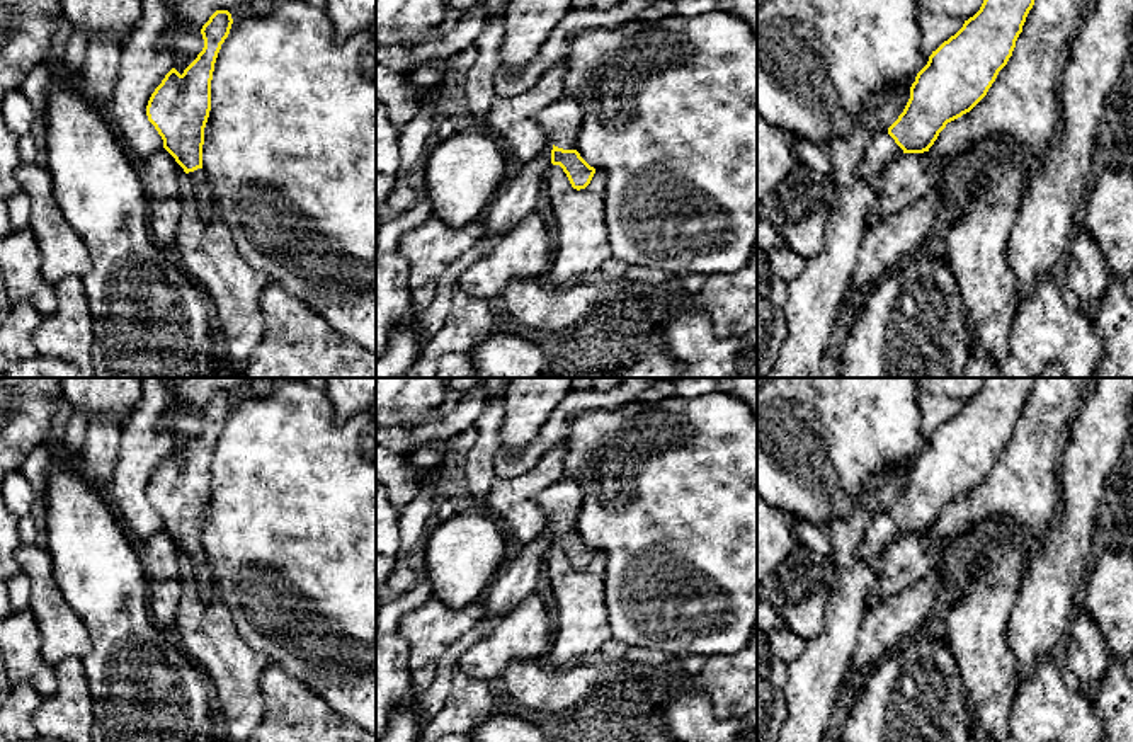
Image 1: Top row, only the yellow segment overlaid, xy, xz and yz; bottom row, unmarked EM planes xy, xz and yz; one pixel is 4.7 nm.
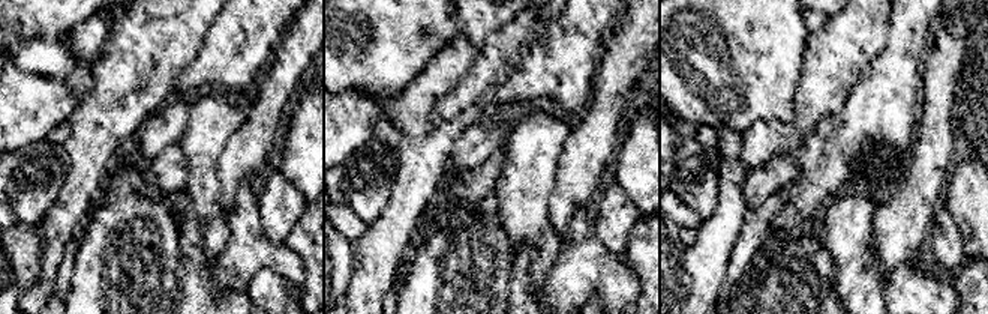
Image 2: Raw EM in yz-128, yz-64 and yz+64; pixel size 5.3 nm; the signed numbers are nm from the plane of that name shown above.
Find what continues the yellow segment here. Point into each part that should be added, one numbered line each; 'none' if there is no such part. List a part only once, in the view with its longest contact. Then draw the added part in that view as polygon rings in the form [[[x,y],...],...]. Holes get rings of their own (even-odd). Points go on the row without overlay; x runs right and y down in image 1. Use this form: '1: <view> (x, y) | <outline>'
1: xz (560, 501) | [[[561,475],[553,485],[539,494],[538,502],[544,511],[548,524],[575,531],[575,521],[584,500],[584,488],[578,477]]]

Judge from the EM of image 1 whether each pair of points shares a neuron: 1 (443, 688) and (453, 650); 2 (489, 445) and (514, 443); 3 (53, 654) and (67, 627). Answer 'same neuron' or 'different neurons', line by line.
1: same neuron
2: different neurons
3: same neuron

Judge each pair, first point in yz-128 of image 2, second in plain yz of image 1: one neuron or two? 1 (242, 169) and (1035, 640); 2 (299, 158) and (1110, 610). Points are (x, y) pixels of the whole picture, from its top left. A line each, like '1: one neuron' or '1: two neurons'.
1: one neuron
2: one neuron

